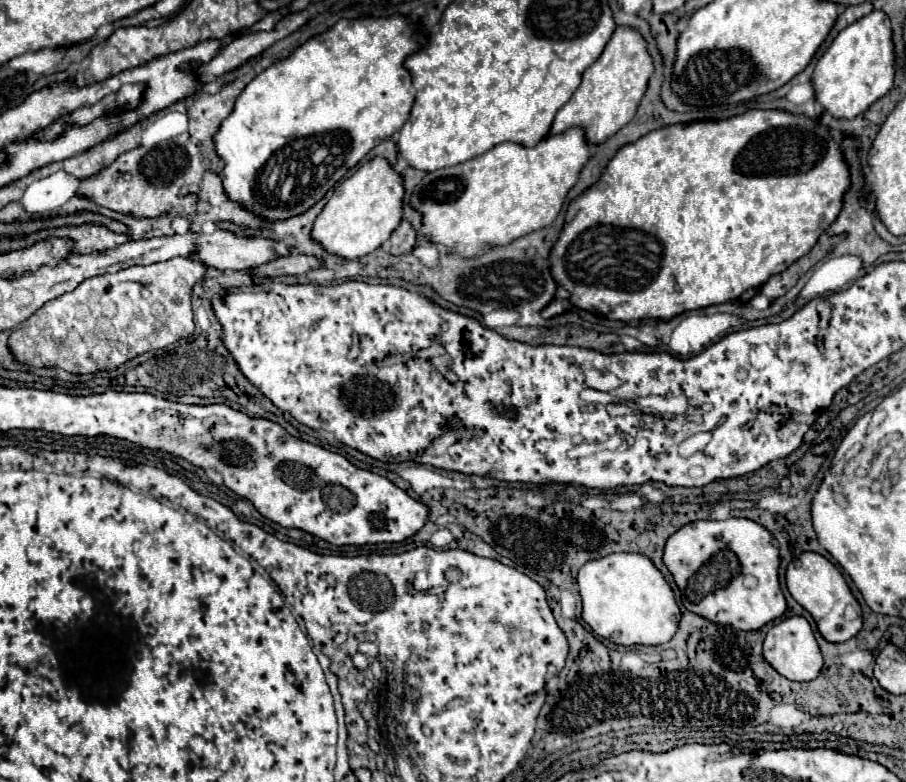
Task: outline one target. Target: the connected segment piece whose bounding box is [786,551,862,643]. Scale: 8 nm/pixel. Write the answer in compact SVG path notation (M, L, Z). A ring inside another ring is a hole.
M802 553L798 559L790 561L788 569L786 569L786 585L790 595L812 615L812 619L818 625L820 635L830 641L830 643L844 643L848 639L852 639L860 629L862 629L862 617L860 617L860 605L854 599L850 587L846 585L844 575L836 569L834 563L830 563L826 557L818 555L818 553ZM846 605L854 605L854 609L858 611L858 617L848 621L844 617L844 609Z

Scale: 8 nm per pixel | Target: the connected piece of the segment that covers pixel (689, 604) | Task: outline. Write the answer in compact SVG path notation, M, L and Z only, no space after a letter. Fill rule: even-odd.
M750 519L694 521L668 537L662 559L688 611L718 625L758 631L786 611L786 599L778 581L780 555L772 541L772 535Z

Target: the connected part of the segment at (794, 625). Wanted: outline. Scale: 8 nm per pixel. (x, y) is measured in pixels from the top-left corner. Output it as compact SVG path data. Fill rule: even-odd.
M798 615L776 623L766 633L762 655L780 675L784 675L790 681L812 681L818 677L818 673L822 669L822 653L818 649L818 643L814 639L810 623Z

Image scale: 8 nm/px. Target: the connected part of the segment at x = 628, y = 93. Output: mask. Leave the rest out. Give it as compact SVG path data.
M618 25L612 33L604 53L582 75L582 83L572 99L556 113L550 135L562 133L568 127L584 127L588 143L604 143L618 129L622 129L638 111L638 105L648 89L654 73L654 59L648 55L648 43L634 27Z

